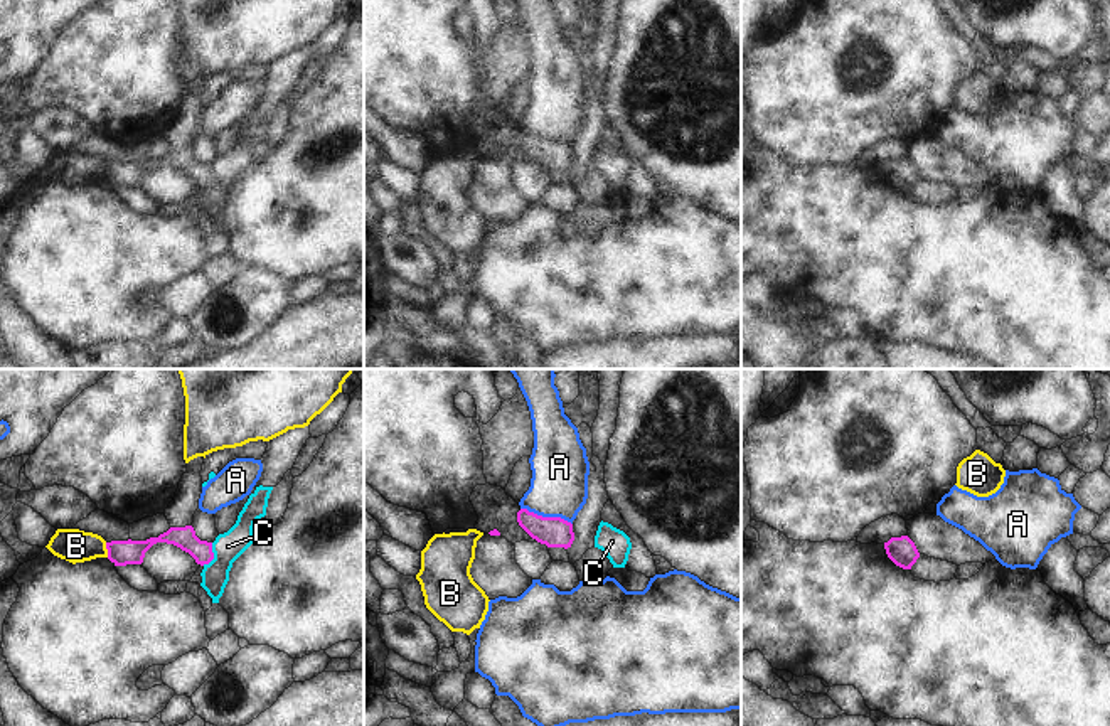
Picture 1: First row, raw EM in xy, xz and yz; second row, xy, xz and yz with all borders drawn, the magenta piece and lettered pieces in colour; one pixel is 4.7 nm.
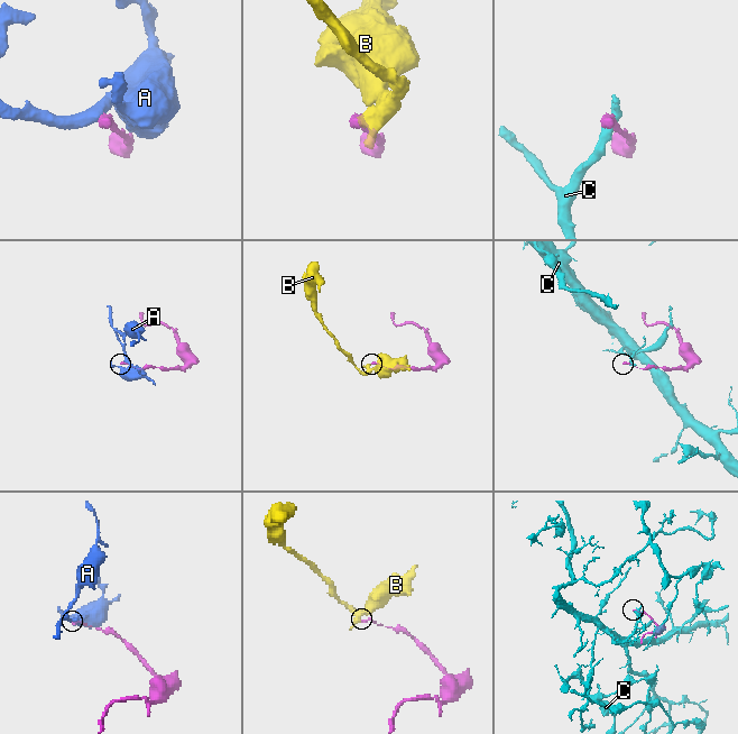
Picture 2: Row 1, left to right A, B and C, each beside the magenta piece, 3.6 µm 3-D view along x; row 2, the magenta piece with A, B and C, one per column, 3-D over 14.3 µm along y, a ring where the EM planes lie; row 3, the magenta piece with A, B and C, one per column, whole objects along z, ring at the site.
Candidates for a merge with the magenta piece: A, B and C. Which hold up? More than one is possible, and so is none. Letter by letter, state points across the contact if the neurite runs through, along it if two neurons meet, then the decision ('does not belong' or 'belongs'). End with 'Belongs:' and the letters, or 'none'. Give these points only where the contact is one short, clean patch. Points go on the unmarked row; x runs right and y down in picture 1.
A: border along xz (521, 130), (543, 138), (560, 138), (571, 147); does not belong
B: border along xy (105, 165), (108, 179); does not belong
C: border along xy (213, 165), (213, 181), (202, 187); does not belong
Belongs: none

